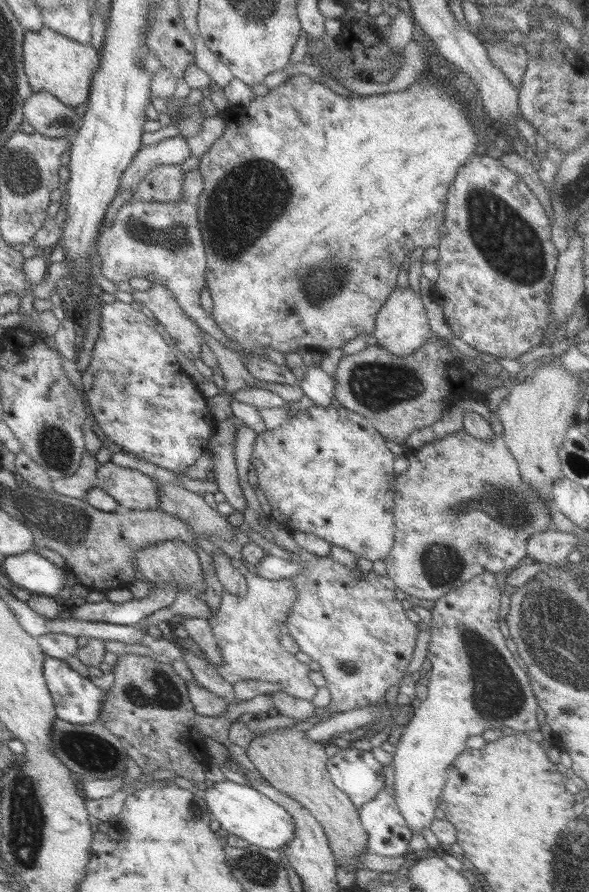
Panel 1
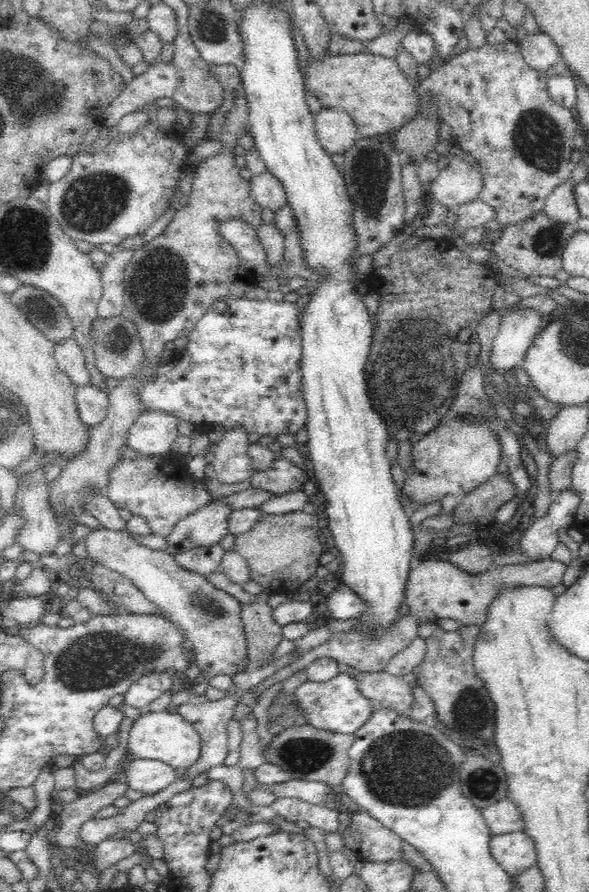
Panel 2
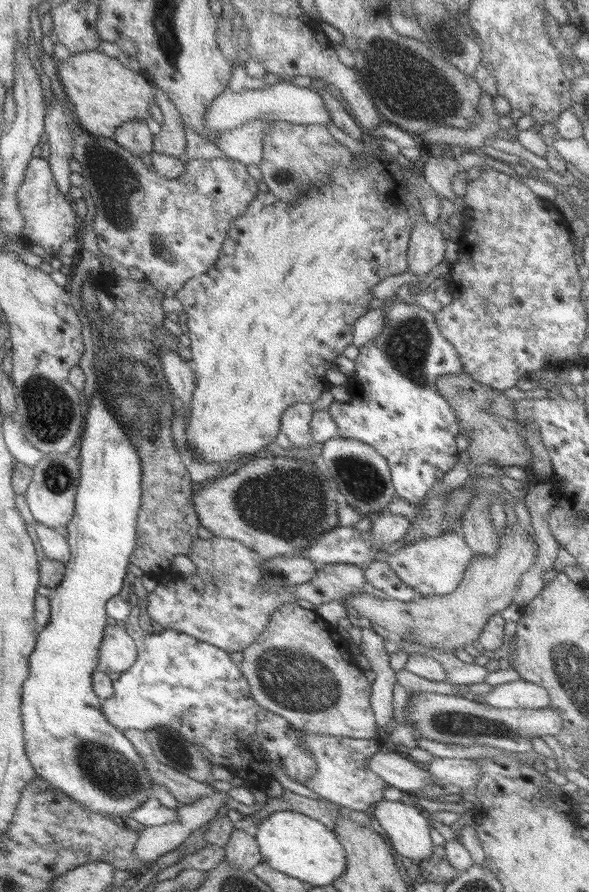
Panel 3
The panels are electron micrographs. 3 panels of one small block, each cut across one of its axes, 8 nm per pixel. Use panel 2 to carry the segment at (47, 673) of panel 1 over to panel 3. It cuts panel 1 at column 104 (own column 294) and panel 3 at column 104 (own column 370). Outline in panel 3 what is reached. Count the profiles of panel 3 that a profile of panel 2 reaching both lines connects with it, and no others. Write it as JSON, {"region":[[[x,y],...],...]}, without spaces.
{"region":[[[131,607],[126,618],[125,631],[134,639],[137,646],[137,657],[134,664],[127,668],[116,682],[113,682],[114,693],[102,702],[102,716],[118,730],[139,730],[148,733],[152,729],[168,727],[178,733],[186,743],[194,745],[211,765],[218,765],[230,771],[234,777],[242,778],[250,787],[264,790],[272,786],[275,779],[266,760],[260,755],[264,750],[270,762],[274,762],[282,772],[298,782],[305,784],[316,775],[314,756],[302,746],[302,733],[296,732],[282,716],[277,716],[261,708],[250,696],[250,685],[242,674],[239,663],[230,659],[230,653],[196,640],[193,636],[172,629],[164,629],[159,634],[145,633],[138,625],[139,607]]]}

